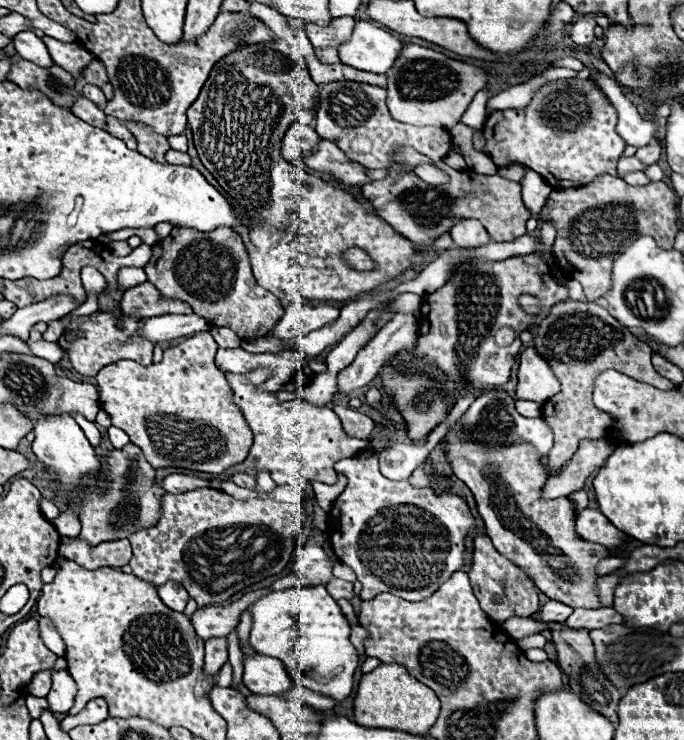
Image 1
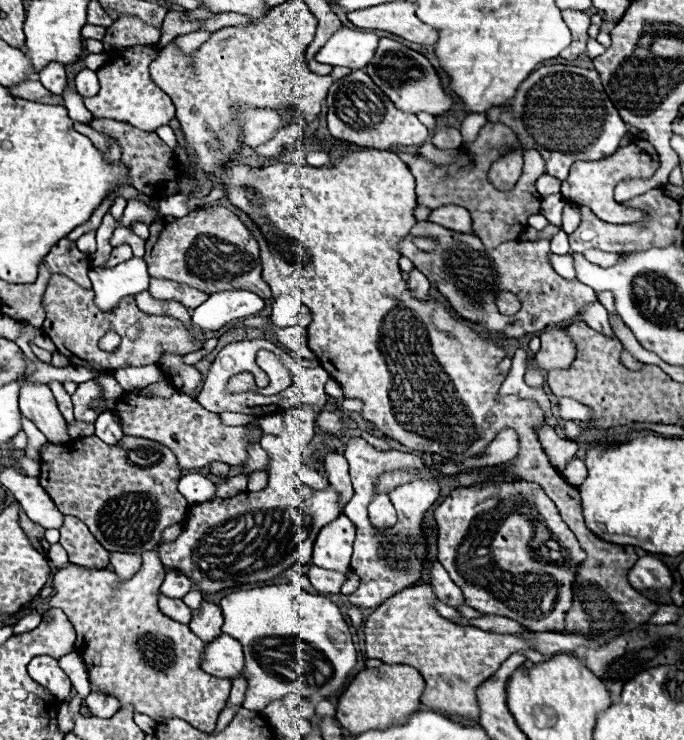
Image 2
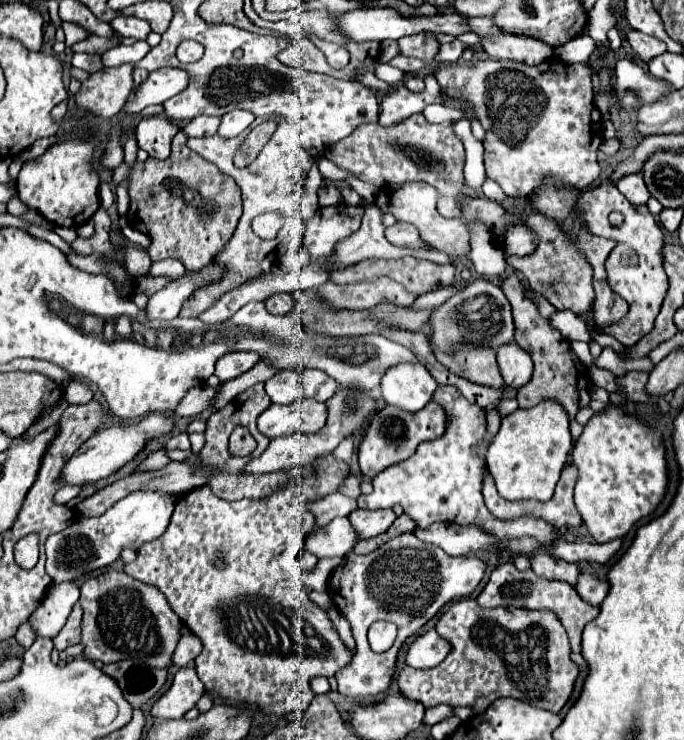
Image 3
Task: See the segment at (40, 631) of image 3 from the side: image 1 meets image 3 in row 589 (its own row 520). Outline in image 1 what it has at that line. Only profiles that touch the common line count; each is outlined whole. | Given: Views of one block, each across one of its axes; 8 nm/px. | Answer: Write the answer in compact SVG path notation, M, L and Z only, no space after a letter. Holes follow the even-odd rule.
M64 510L60 512L60 516L56 520L52 520L52 524L56 526L56 530L60 530L62 536L78 536L80 534L80 520L72 510Z

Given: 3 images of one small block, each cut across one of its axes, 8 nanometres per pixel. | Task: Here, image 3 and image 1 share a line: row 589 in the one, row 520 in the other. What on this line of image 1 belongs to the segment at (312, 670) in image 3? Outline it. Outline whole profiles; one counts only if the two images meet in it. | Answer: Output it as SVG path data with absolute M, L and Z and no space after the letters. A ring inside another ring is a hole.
M196 488L182 494L164 494L160 520L144 530L138 530L130 536L134 556L130 560L134 576L162 586L168 580L184 584L188 594L198 602L198 606L224 602L232 594L240 592L246 586L252 586L272 574L278 574L294 554L294 536L300 532L302 522L306 520L304 512L306 502L300 504L280 504L274 500L234 500L232 496L212 490Z

